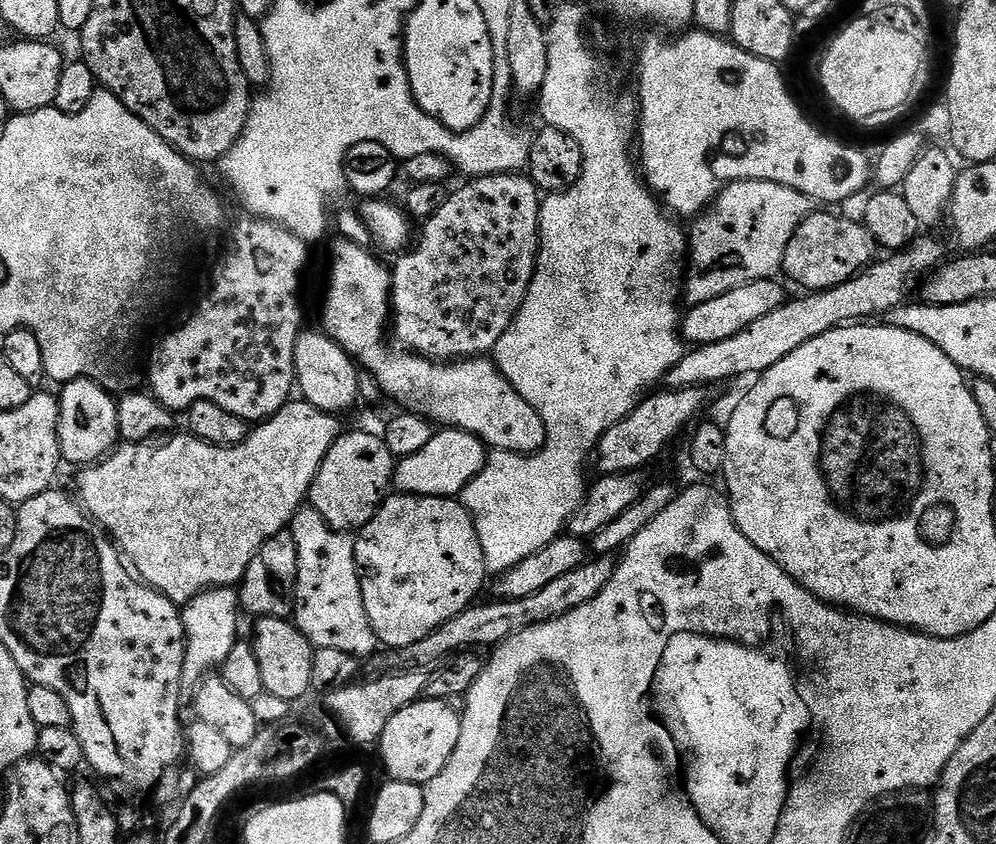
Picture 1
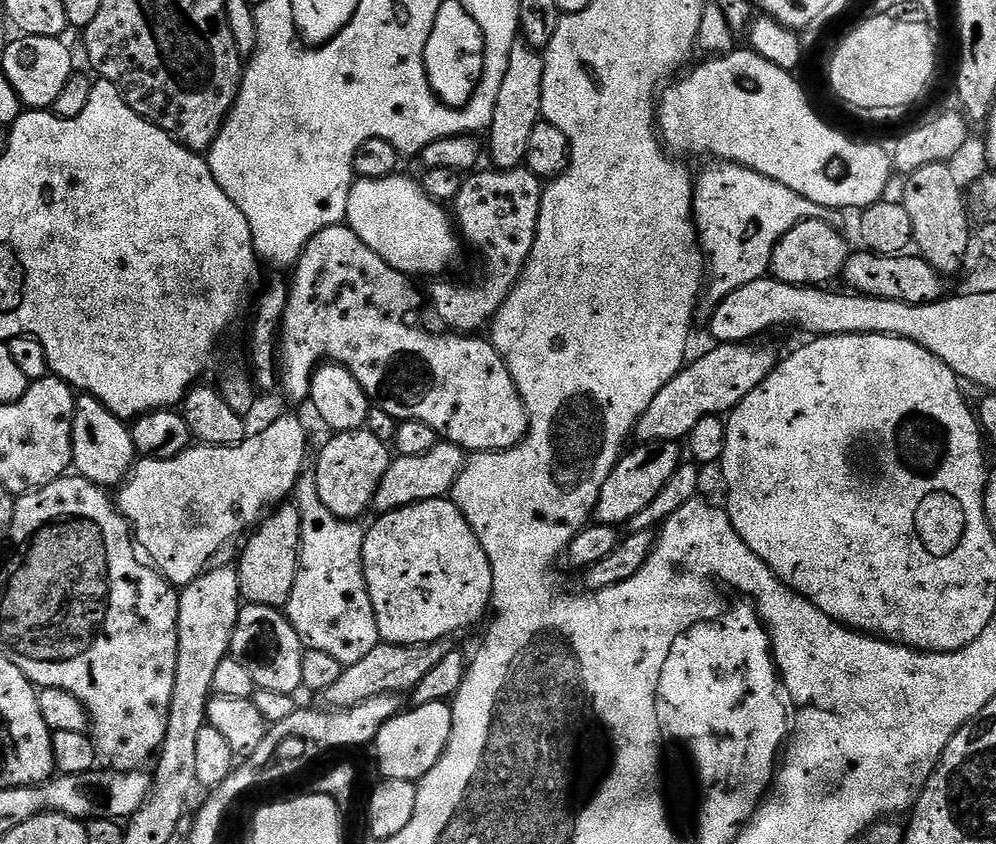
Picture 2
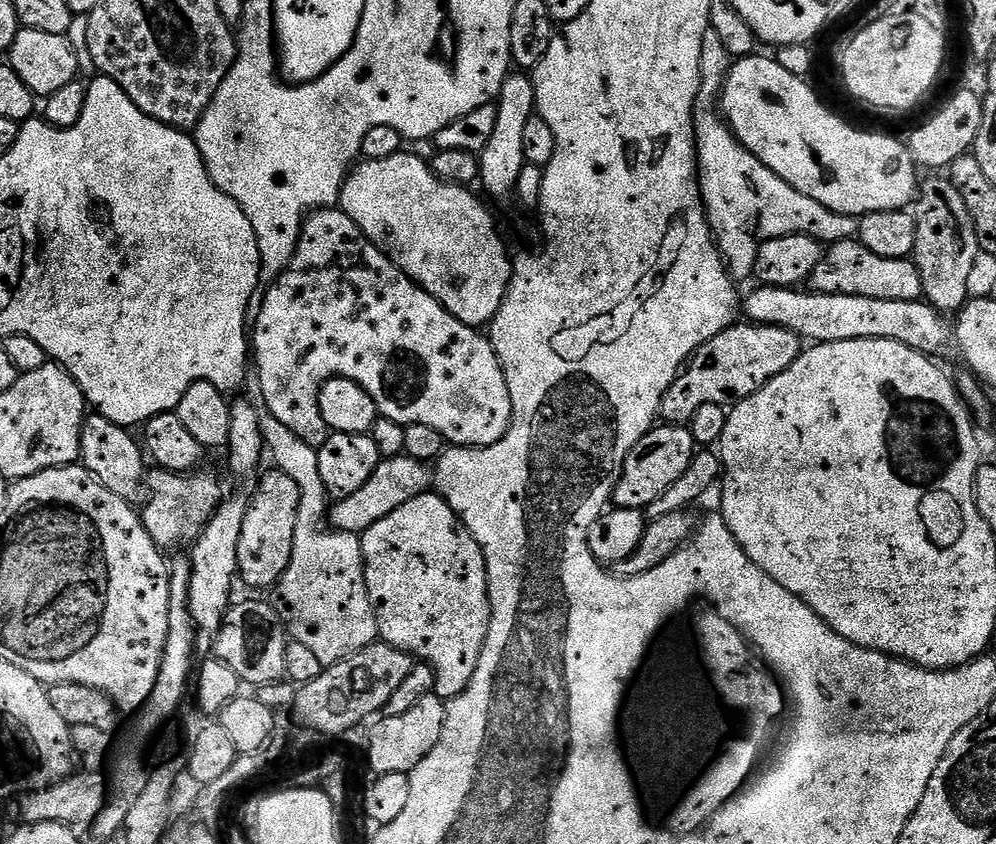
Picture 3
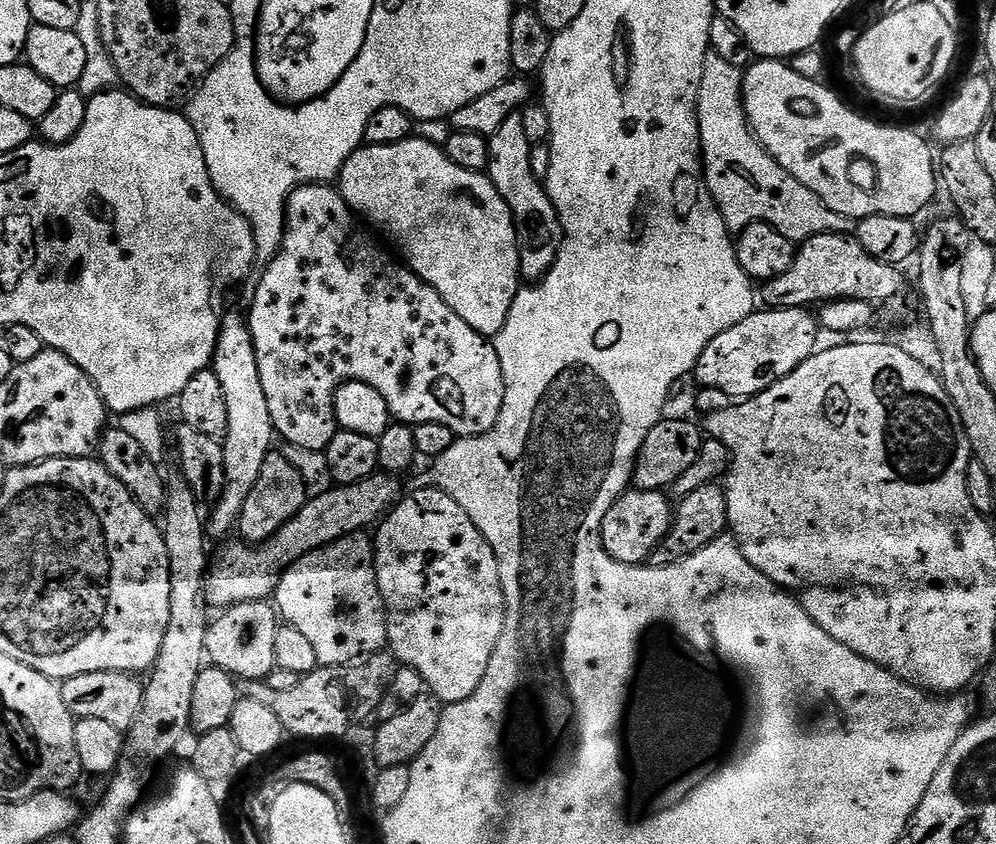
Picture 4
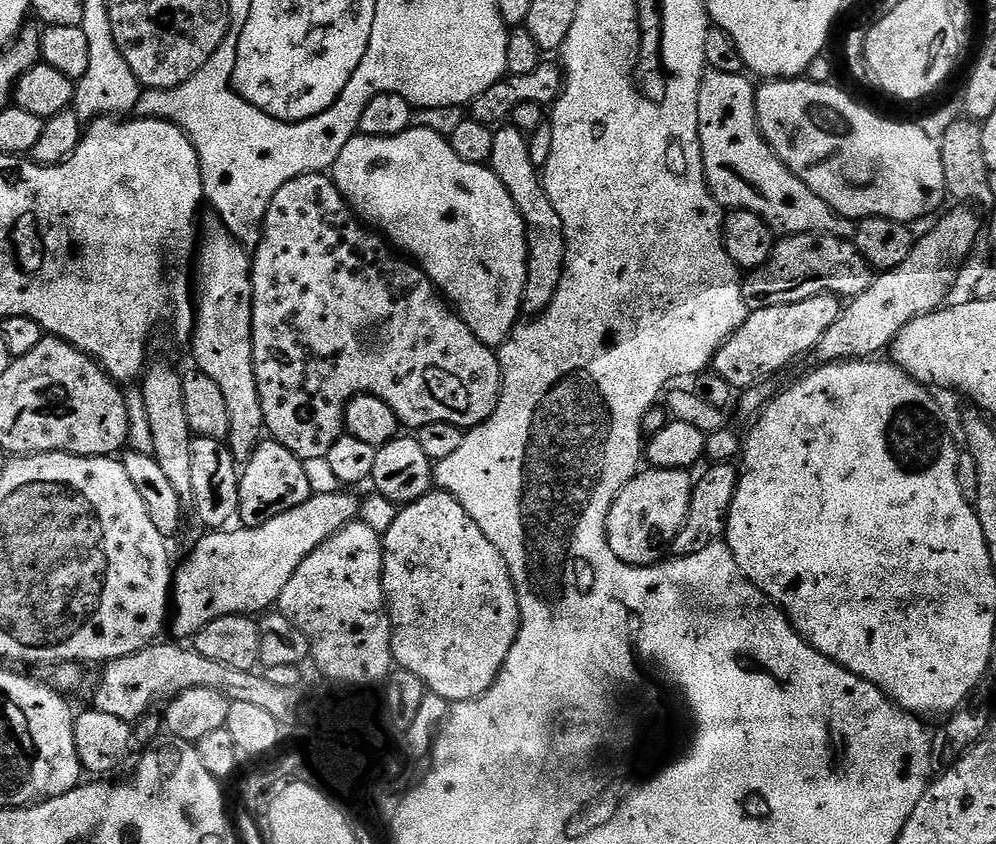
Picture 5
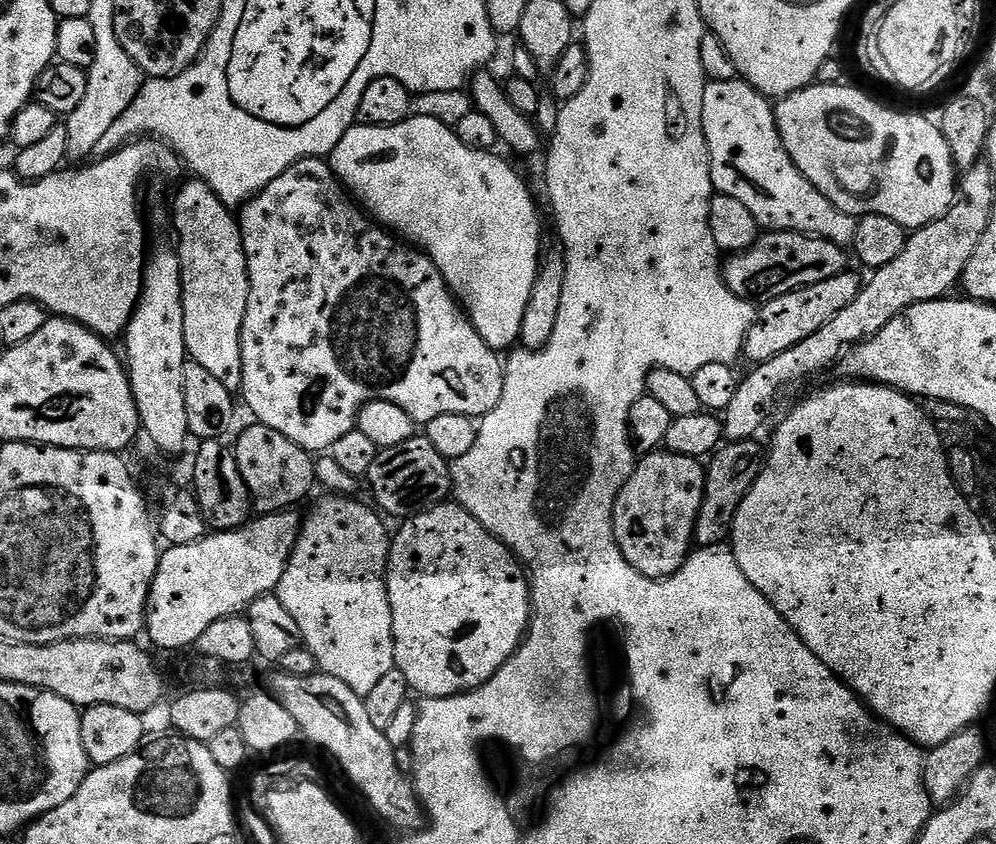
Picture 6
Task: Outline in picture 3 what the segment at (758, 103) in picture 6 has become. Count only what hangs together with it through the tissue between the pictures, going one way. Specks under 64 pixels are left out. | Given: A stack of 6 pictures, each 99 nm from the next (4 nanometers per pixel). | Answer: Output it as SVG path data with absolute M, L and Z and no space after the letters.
M709 30L702 42L702 66L700 67L700 98L692 111L692 122L696 126L696 154L698 157L698 167L700 169L700 193L704 196L704 206L708 214L708 225L712 228L712 235L716 238L716 246L720 249L720 254L728 265L729 272L737 281L743 282L747 276L751 277L756 270L756 255L760 245L770 238L782 238L790 234L802 234L803 236L813 236L814 239L831 246L859 237L860 221L855 216L838 214L822 202L814 202L806 194L794 190L794 186L787 184L774 170L767 168L742 142L732 133L731 128L718 115L712 107L717 107L718 97L724 87L724 81L728 71L732 69L734 58L722 42L718 34Z

